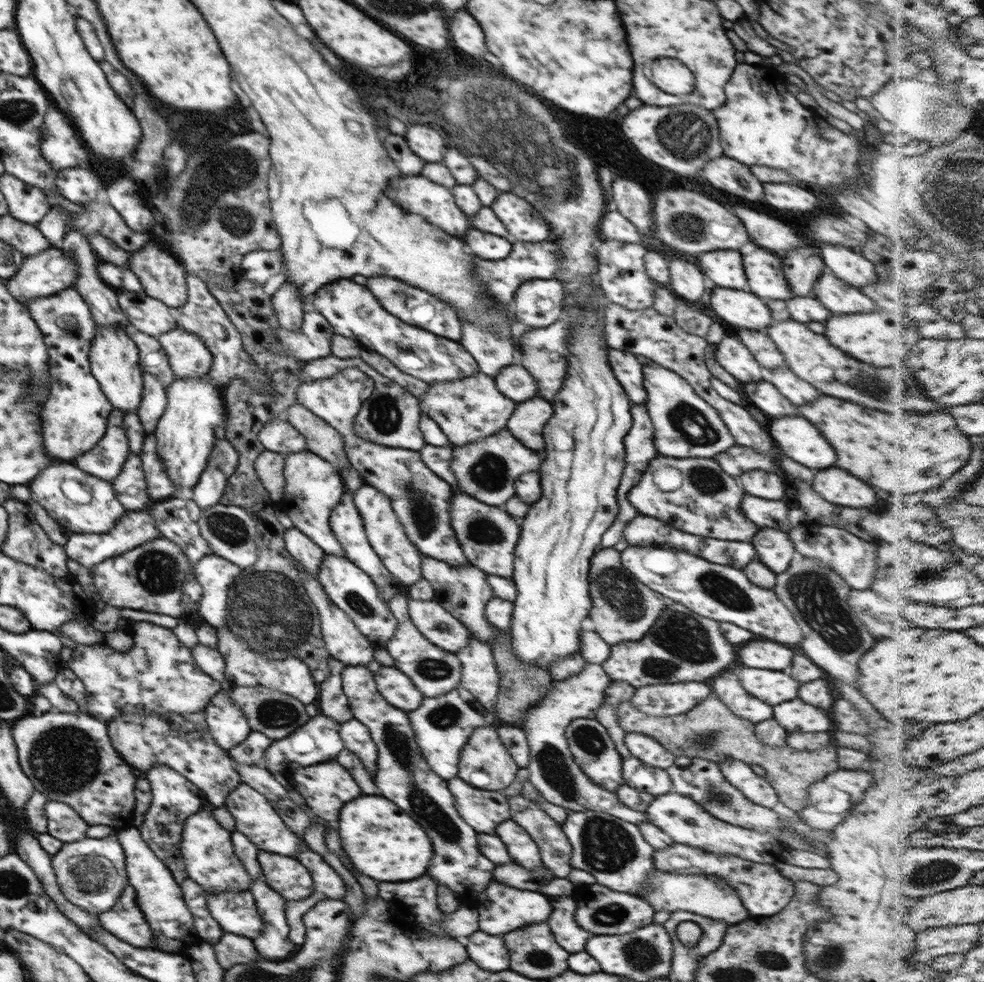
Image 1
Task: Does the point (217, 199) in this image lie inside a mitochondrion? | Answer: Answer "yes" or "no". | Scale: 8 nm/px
yes

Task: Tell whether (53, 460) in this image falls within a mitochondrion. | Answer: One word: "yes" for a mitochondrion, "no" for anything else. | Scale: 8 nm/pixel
no

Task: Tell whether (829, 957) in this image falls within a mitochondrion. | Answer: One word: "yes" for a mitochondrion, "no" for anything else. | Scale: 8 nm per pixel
yes

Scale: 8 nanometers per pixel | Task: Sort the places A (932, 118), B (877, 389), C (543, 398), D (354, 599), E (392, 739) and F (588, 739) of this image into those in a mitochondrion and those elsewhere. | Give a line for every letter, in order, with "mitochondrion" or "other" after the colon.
A: mitochondrion
B: mitochondrion
C: other
D: mitochondrion
E: mitochondrion
F: mitochondrion

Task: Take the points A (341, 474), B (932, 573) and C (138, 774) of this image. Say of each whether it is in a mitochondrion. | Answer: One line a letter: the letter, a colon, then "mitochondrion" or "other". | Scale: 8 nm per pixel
A: other
B: mitochondrion
C: other

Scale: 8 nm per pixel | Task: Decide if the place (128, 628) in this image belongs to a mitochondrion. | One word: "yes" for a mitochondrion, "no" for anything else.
no

